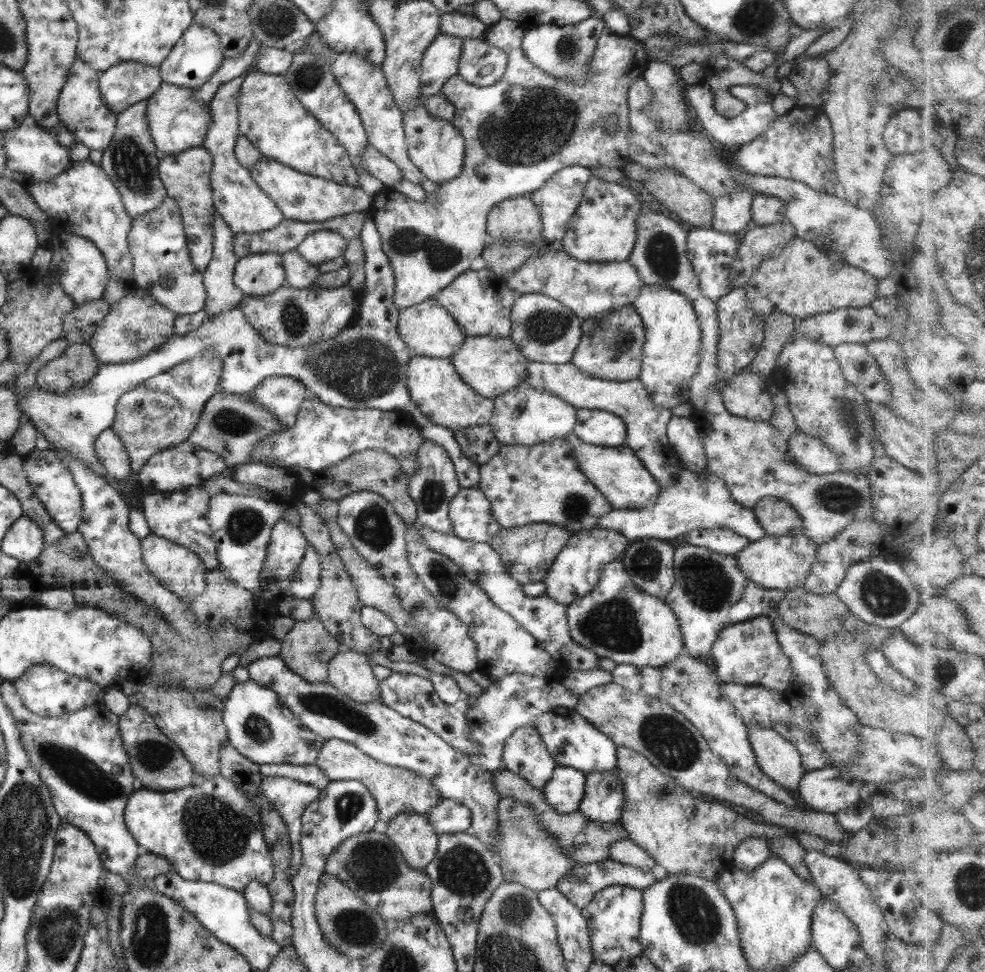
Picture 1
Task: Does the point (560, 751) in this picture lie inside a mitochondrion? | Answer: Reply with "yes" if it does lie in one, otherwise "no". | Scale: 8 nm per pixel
no

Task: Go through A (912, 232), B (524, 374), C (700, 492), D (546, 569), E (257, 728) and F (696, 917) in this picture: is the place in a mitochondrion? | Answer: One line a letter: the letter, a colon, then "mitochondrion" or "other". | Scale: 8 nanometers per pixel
A: other
B: other
C: other
D: other
E: mitochondrion
F: mitochondrion

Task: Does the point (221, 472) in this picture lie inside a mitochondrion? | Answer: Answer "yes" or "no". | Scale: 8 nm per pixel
no

